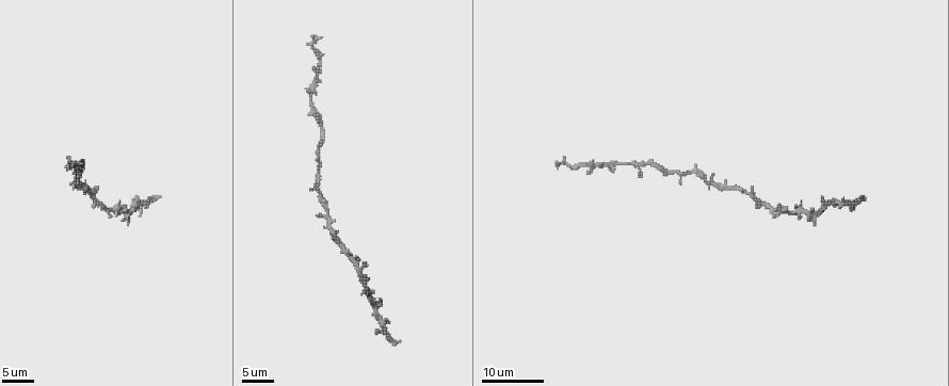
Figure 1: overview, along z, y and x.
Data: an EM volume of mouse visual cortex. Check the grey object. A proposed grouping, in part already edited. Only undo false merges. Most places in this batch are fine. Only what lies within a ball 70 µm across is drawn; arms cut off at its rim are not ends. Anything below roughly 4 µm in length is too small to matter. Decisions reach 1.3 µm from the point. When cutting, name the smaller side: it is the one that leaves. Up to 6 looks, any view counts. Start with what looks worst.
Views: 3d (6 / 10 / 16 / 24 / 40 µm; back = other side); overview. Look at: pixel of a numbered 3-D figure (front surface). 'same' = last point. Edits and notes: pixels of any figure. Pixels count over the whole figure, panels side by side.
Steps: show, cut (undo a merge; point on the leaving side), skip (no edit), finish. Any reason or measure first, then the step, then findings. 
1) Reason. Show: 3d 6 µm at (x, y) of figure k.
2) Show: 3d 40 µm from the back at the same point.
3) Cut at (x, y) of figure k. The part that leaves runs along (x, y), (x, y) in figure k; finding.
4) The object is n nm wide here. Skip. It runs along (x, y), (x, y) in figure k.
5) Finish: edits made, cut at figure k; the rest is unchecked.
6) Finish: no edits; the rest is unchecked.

Arms part here. Show: 3d 16 µm at (723, 186) of figure 1.

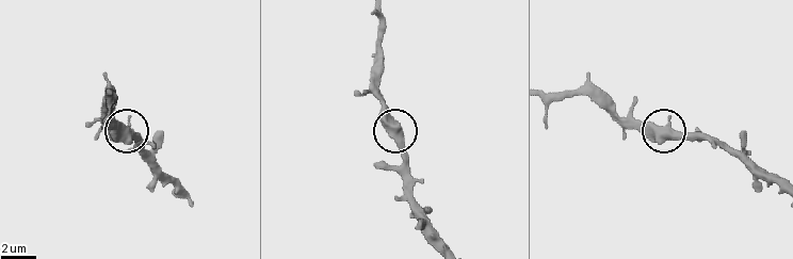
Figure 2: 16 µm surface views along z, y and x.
Show: 3d 10 µm at (388, 129) of figure 2.

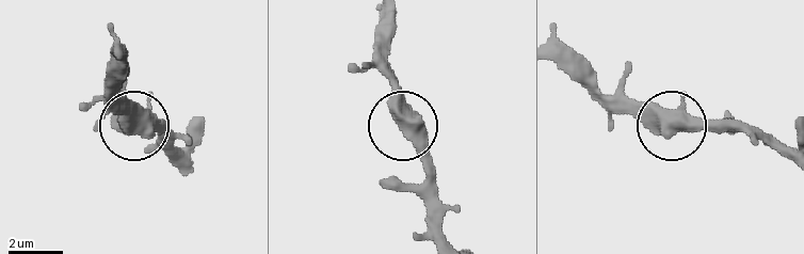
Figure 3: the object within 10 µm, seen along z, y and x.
Show: 3d 10 µm from the back at (402, 124) of figure 3.

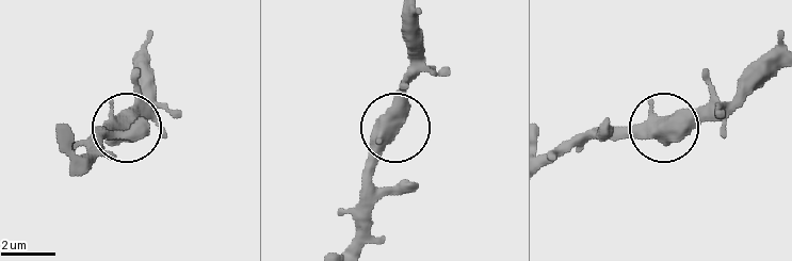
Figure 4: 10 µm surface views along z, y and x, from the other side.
The object is 450 nm wide here. Skip. Continuous, no second neuron.

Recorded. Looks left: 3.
Show: 3d 24 µm at (312, 47) of figure 1.

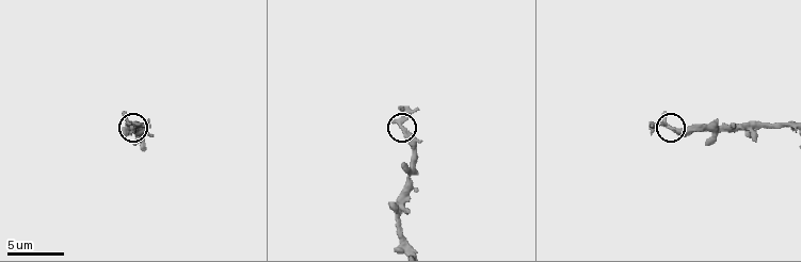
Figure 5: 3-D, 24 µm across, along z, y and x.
Show: 3d 10 µm at (668, 126) of figure 5.

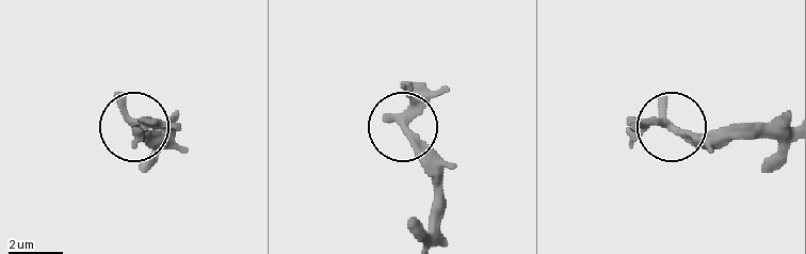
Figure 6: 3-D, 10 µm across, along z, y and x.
Skip. It runs along (784, 136), (688, 136), (660, 122), (634, 126) in figure 6; one neuron here.

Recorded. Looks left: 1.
Finish: no edits; the rest is unchecked.

